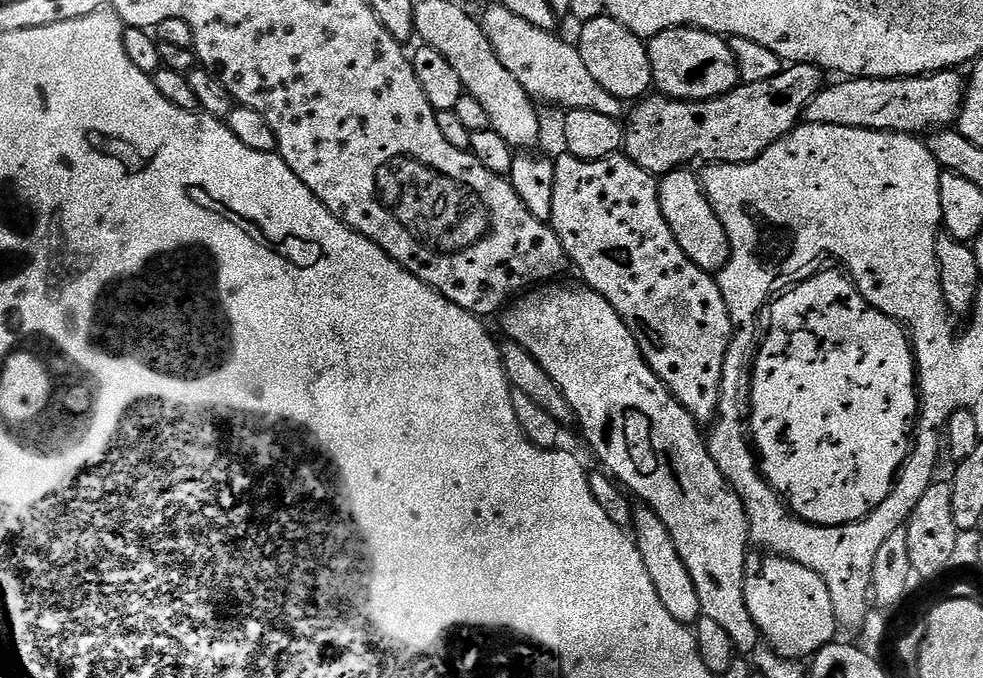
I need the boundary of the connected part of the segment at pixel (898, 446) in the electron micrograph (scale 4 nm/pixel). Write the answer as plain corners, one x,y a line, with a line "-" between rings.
824,270
809,280
801,279
797,288
789,287
782,296
777,295
769,307
770,322
768,337
759,345
752,365
752,406
750,409
750,440
758,457
758,467
764,474
769,486
774,489
781,500
790,509
793,516
799,516
807,524
816,524
819,528
833,528
843,524
853,526
867,521
871,512
877,511
882,502
892,492
900,469
908,459
910,437
919,413
918,373
915,368
915,356
911,345
906,341
905,329
870,306
857,290
856,285
845,273

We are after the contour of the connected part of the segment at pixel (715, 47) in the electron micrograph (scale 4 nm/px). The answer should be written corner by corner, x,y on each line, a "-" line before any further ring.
671,28
647,41
655,91
671,100
713,100
741,84
728,40
701,28

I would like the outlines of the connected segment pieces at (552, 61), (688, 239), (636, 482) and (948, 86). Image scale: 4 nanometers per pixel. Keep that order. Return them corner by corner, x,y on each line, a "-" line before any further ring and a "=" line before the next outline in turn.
492,2
485,10
482,25
498,61
518,80
533,101
545,100
548,104
561,104
564,110
594,110
594,114
606,114
609,122
616,122
620,115
620,119
625,115
625,101
614,98
610,90
602,90
602,86
598,86
590,70
586,70
580,49
575,43
567,44
556,32
530,26
526,18
510,14
510,10
498,2
=
677,170
668,173
659,181
660,205
662,214
678,242
682,246
682,254
694,262
704,272
720,273
730,258
730,242
726,238
726,230
714,214
710,202
706,198
704,188
700,184
700,177
692,170
=
548,282
535,290
525,291
503,309
503,335
525,348
540,363
542,370
554,378
558,390
562,390
572,408
575,423
580,423
584,431
585,442
600,459
599,467
619,481
633,497
636,495
641,505
651,508
658,518
662,518
666,530
670,530
670,538
674,538
674,546
678,546
682,562
686,562
686,570
690,570
690,578
694,578
701,613
714,618
714,622
730,634
730,642
737,653
755,653
756,643
759,645
762,637
744,597
744,564
750,555
744,503
728,485
718,466
714,466
701,425
672,397
672,391
645,362
634,334
618,310
591,288
579,287
563,288
560,282
=
956,70
933,72
931,76
908,76
904,80
865,80
863,78
844,78
840,84
829,83
821,88
819,94
806,106
802,117
805,124
818,126
850,126
862,130
879,132
906,132
909,134
928,134
933,130
946,128
957,123
960,108
964,105
965,77

